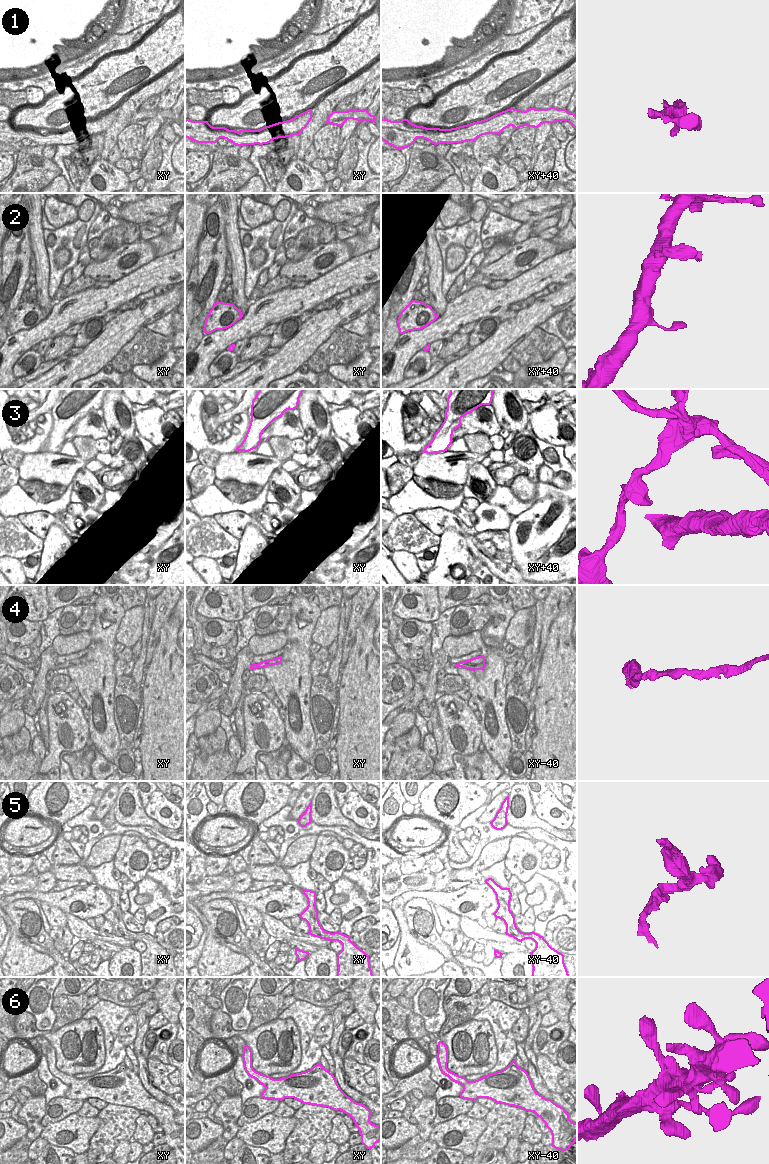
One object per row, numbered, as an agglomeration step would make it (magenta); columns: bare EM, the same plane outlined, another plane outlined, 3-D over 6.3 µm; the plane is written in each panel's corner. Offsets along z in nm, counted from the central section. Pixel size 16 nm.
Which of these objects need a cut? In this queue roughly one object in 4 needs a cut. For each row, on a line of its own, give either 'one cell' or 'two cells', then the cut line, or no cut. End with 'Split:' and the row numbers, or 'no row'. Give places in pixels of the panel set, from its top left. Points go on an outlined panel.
1: one cell; cut none
2: one cell; cut none
3: one cell; cut none
4: one cell; cut none
5: one cell; cut none
6: one cell; cut none
Split: no row

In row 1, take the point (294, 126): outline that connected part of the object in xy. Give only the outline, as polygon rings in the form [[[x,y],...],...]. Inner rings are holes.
[[[312,109],[294,118],[265,126],[259,130],[229,130],[225,127],[213,127],[208,121],[185,120],[185,138],[197,143],[216,143],[220,138],[227,139],[237,146],[263,145],[274,139],[300,135],[312,119]]]

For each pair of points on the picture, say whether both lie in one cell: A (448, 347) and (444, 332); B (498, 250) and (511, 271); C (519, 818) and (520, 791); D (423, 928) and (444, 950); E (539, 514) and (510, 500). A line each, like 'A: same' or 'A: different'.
A: different
B: different
C: same
D: same
E: different

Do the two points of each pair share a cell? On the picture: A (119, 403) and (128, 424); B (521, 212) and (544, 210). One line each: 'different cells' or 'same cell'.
A: same cell
B: same cell

